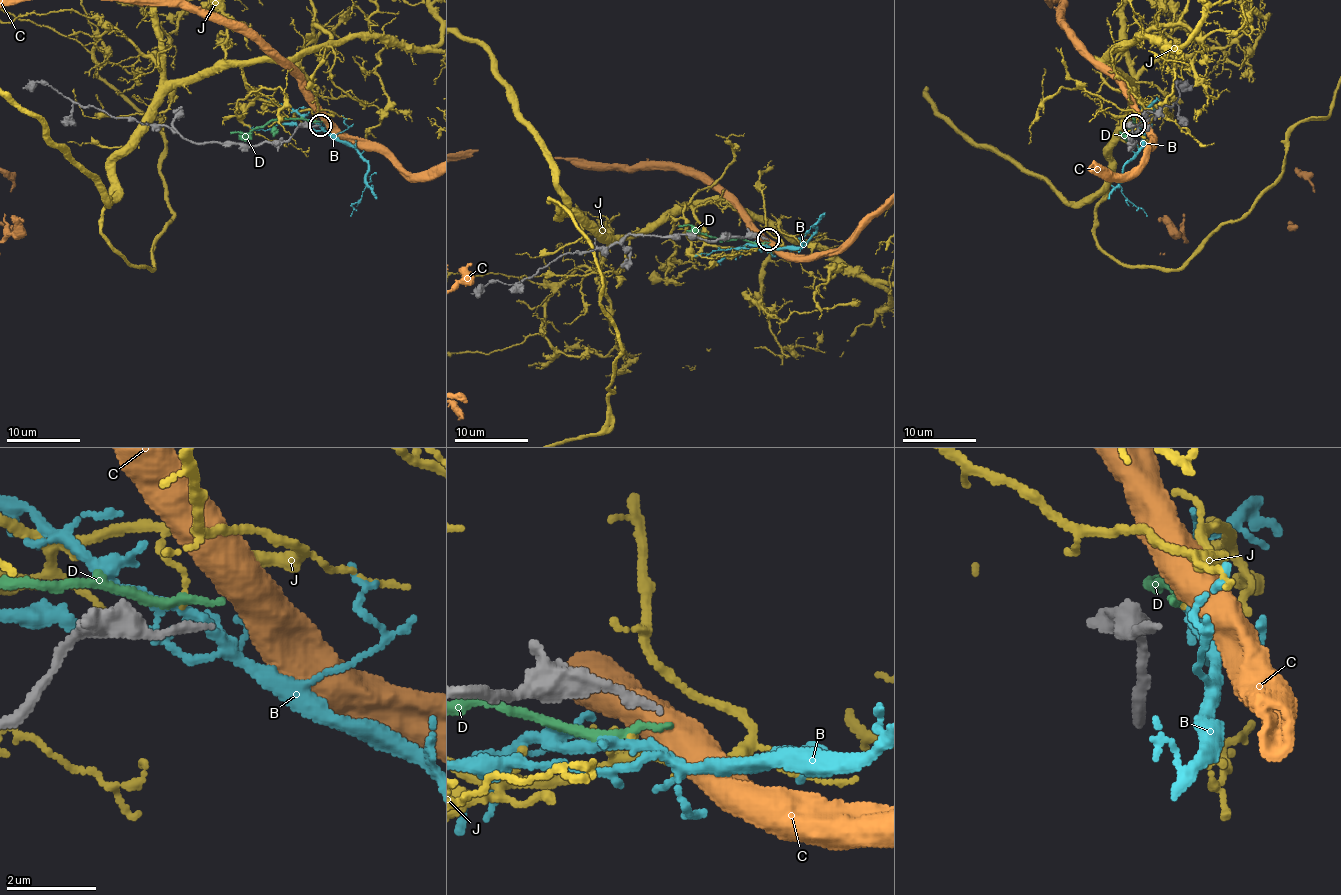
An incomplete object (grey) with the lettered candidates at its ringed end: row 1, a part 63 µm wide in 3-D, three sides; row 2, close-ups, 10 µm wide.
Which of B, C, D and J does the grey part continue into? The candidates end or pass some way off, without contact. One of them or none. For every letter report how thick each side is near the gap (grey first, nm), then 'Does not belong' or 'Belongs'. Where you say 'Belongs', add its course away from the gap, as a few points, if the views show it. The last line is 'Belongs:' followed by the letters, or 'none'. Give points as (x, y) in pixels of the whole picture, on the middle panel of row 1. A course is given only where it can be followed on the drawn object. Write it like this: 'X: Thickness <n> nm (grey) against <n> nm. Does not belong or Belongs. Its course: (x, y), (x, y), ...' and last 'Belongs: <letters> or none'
B: Thickness 180 nm (grey) against 180 nm. Does not belong
C: Thickness 180 nm (grey) against 700 nm. Does not belong
D: Thickness 180 nm (grey) against 160 nm. Does not belong
J: Thickness 180 nm (grey) against 110 nm. Does not belong
Belongs: none

